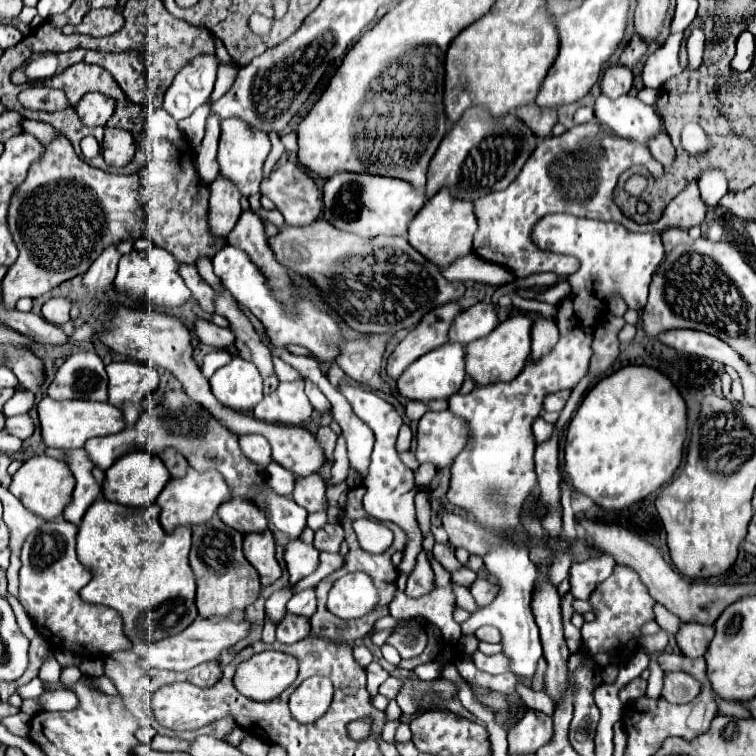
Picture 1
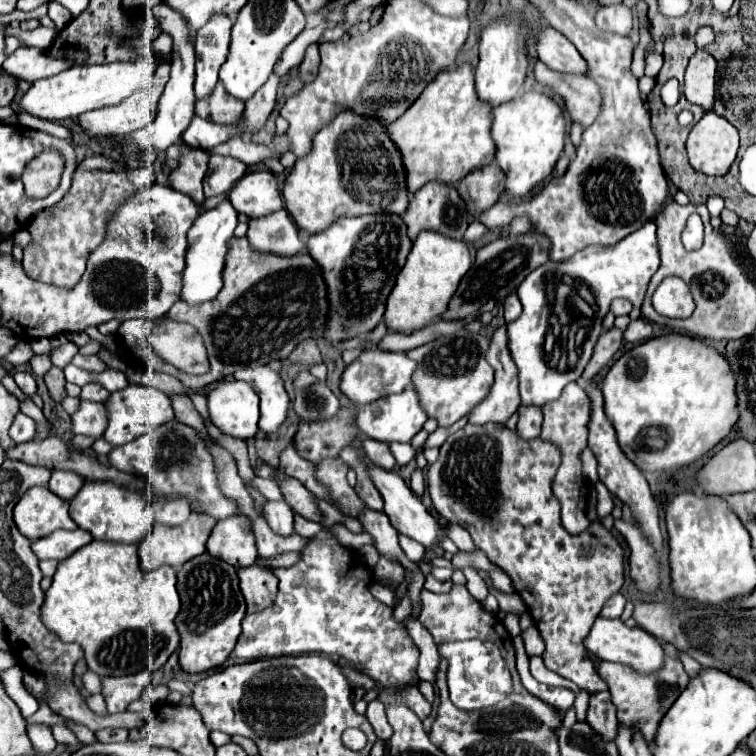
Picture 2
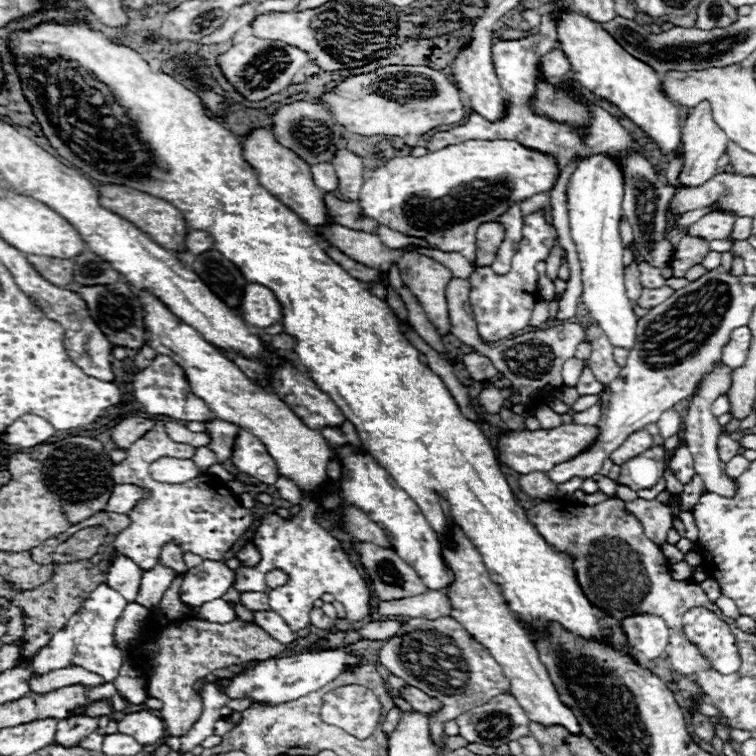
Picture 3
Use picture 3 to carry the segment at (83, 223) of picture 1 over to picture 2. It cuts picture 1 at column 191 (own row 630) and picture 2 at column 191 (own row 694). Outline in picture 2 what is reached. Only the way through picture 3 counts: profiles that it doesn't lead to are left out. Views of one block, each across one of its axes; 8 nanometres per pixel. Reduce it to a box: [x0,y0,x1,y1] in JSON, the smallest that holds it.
[168,148,208,204]

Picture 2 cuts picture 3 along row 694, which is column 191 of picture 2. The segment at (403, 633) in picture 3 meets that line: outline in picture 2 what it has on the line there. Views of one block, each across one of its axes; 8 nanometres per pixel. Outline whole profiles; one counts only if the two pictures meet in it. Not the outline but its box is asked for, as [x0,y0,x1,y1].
[110,420,238,520]

